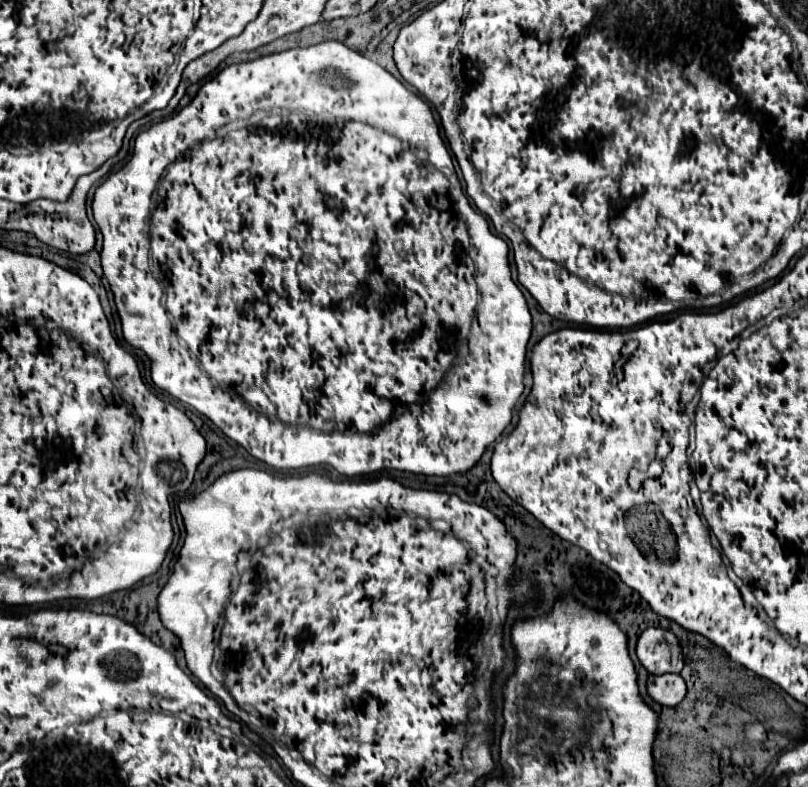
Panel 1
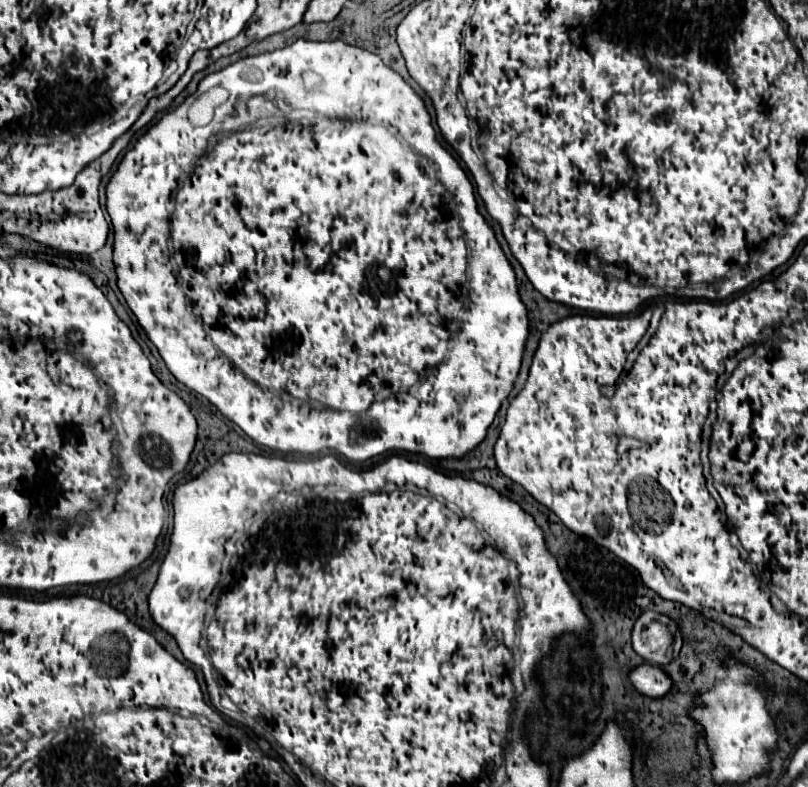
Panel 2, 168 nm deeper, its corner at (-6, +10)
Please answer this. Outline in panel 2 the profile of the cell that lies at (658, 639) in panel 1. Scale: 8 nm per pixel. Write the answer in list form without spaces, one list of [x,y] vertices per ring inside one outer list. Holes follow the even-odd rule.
[[[647,610],[637,618],[631,630],[631,642],[633,650],[649,664],[663,666],[673,660],[671,658],[673,634],[665,624],[665,616],[653,610]]]

